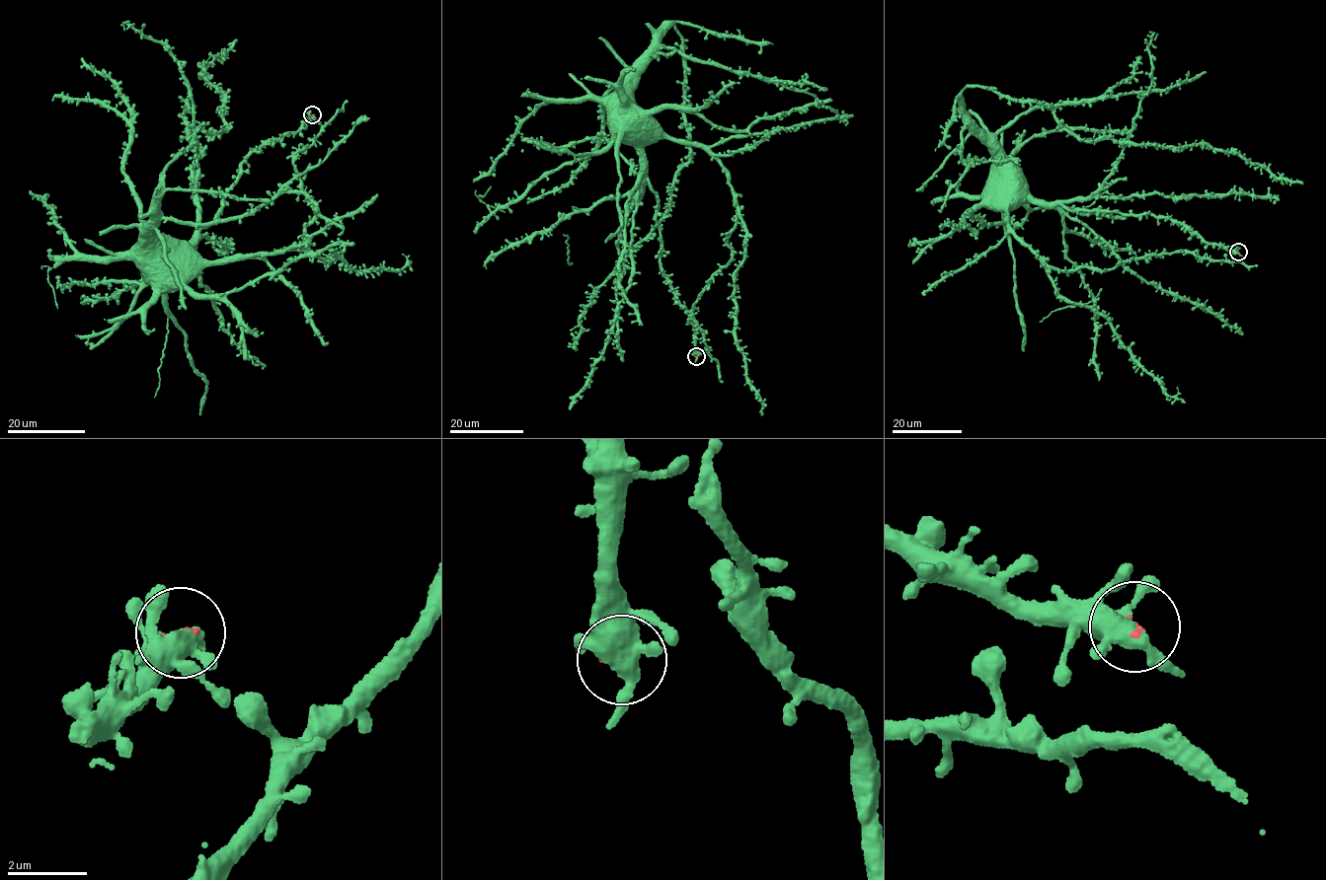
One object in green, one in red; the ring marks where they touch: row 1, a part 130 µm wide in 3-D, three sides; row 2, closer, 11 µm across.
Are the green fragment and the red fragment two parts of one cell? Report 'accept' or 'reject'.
reject

